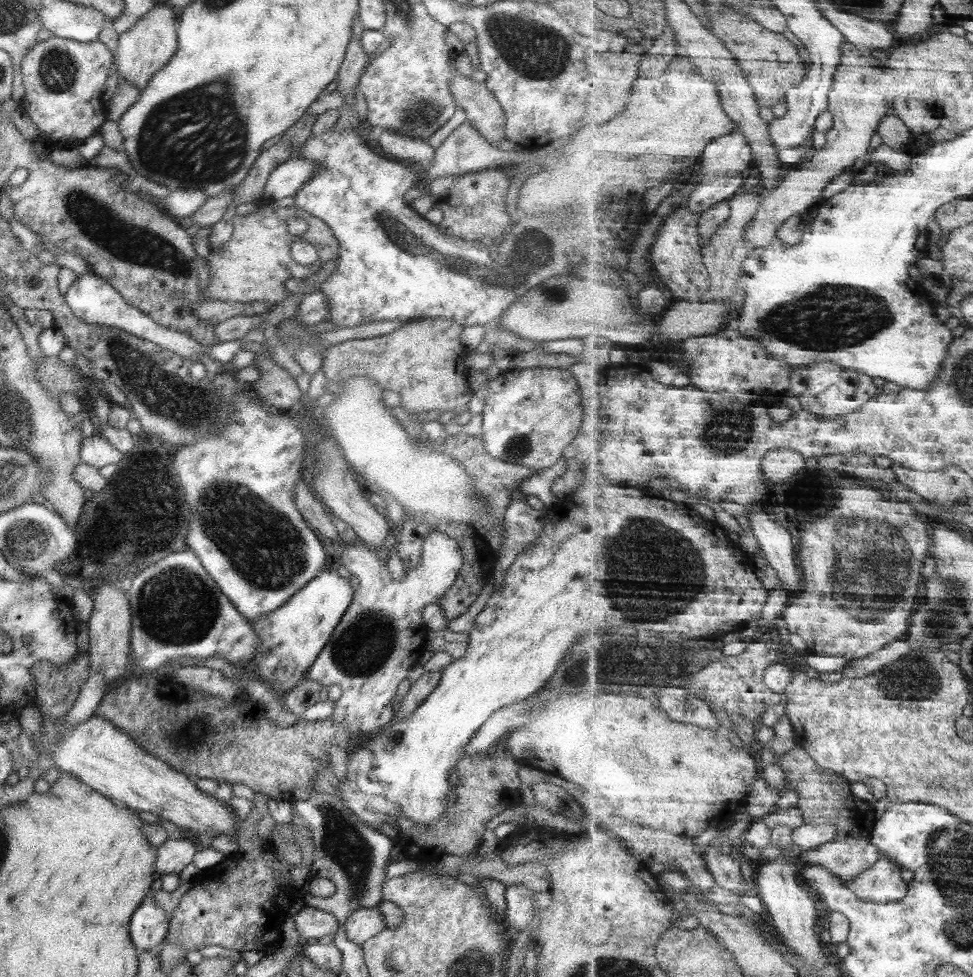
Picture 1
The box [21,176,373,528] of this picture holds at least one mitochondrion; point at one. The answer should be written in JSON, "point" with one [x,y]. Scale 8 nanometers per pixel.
{"point":[95,219]}

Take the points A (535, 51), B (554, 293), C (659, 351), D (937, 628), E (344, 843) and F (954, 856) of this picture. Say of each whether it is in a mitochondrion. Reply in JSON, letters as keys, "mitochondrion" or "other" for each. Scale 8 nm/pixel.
{"A":"mitochondrion","B":"mitochondrion","C":"other","D":"mitochondrion","E":"mitochondrion","F":"mitochondrion"}

